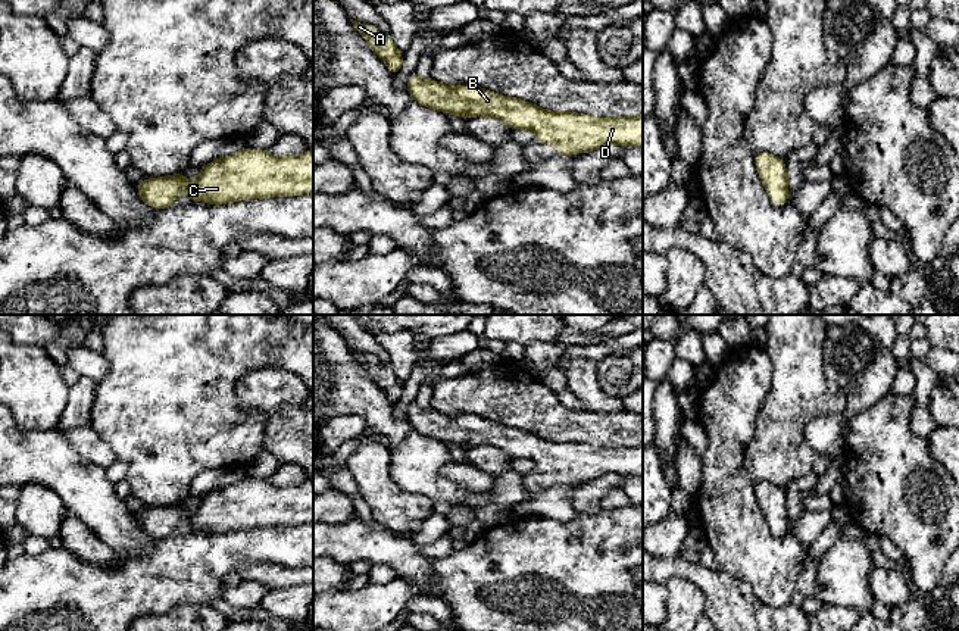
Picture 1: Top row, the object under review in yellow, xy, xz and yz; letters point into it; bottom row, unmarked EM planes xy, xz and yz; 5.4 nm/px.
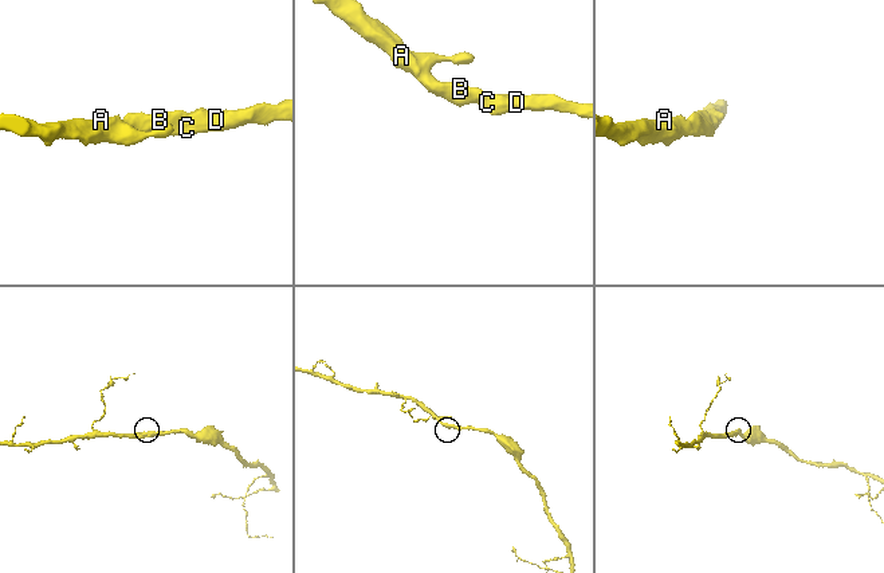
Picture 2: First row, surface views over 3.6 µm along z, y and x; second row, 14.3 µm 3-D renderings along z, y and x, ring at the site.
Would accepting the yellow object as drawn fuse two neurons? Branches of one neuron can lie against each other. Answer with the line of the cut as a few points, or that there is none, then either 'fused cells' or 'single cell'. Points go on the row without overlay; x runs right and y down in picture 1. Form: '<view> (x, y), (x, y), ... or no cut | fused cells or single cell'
no cut | single cell

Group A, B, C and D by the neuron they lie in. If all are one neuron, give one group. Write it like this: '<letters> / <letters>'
A B C D

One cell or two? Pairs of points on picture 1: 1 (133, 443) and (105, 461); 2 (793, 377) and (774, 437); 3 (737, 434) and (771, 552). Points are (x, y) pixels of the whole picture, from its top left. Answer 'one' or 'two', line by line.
1: two
2: one
3: one

